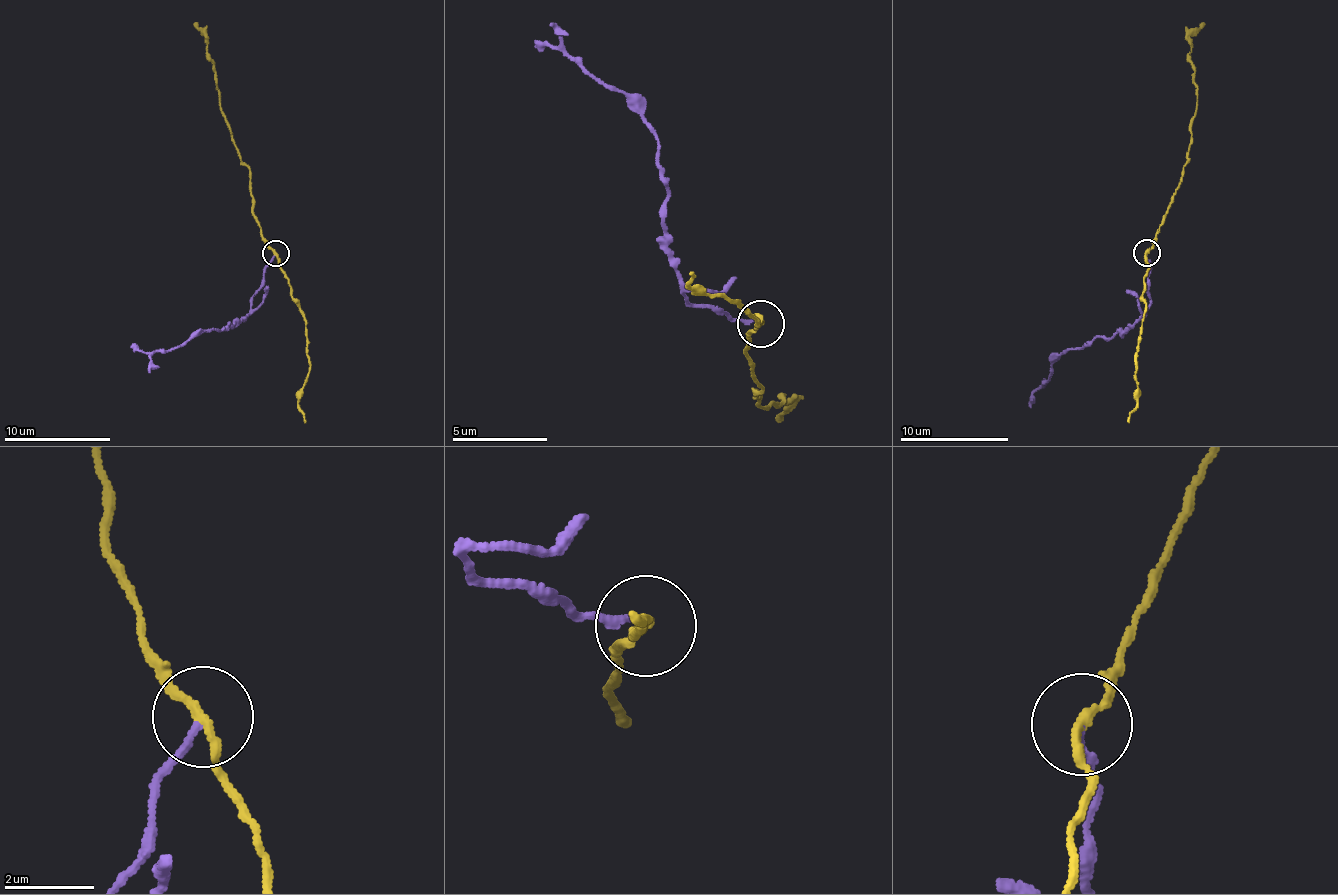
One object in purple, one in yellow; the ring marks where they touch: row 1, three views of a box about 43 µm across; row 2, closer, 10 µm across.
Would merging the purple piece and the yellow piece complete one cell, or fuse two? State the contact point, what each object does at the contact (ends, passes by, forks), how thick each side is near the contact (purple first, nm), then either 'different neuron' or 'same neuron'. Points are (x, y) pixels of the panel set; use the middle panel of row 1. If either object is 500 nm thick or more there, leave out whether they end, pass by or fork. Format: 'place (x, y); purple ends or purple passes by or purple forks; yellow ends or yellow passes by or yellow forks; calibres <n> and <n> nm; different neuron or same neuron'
place (761, 323); purple ends; yellow passes by; calibres 140 and 190 nm; different neuron

